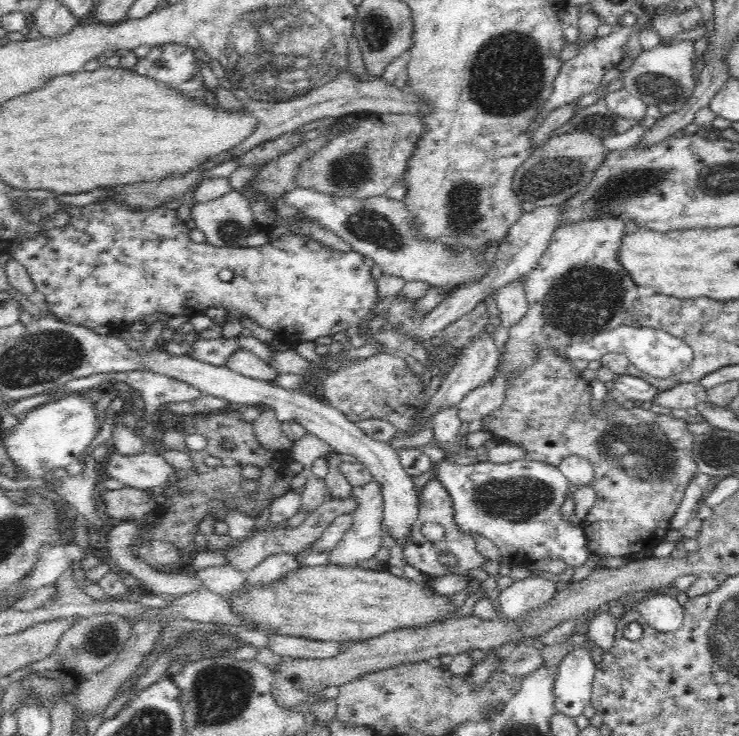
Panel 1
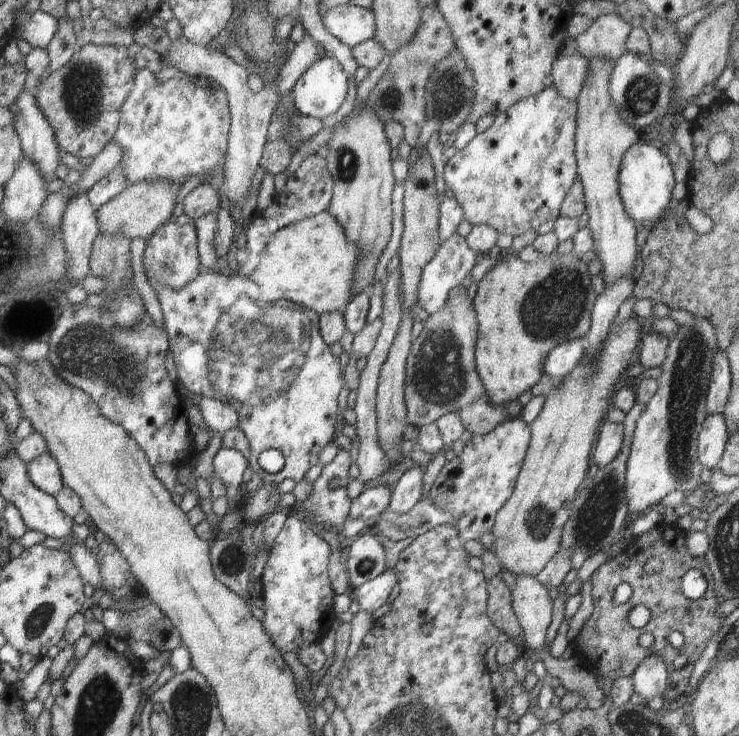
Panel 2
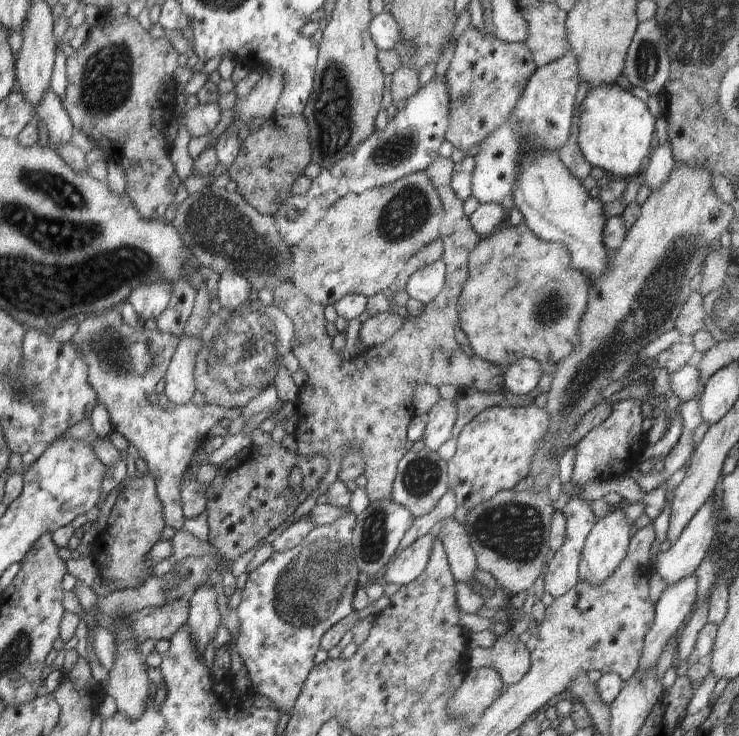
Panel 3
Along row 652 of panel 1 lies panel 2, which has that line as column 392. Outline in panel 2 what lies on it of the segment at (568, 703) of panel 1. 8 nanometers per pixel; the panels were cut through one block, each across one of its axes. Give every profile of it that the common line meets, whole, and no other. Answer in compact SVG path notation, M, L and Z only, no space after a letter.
M386 569L376 578L352 591L353 599L359 602L361 610L367 610L376 616L380 608L386 604L397 582L397 570Z

